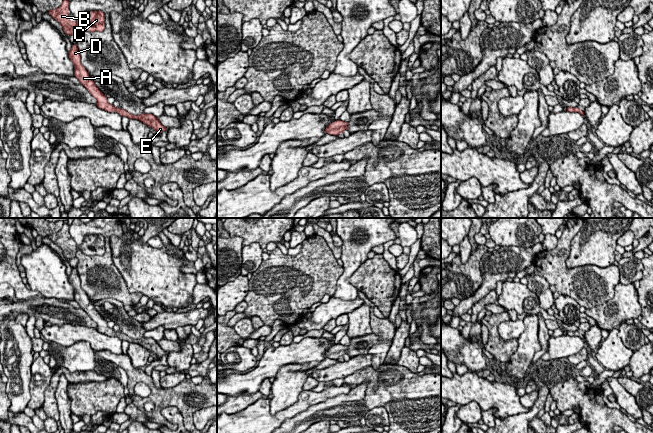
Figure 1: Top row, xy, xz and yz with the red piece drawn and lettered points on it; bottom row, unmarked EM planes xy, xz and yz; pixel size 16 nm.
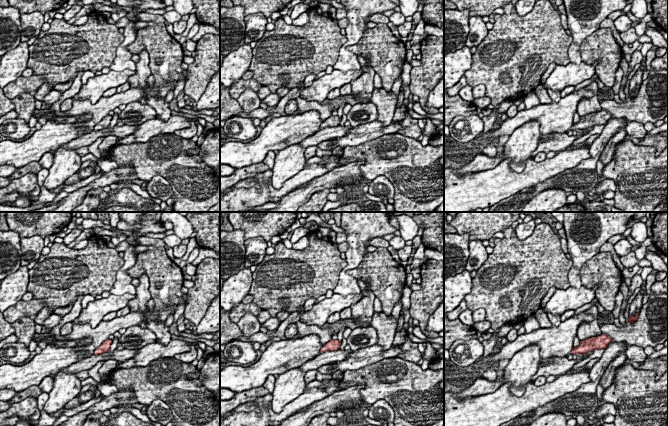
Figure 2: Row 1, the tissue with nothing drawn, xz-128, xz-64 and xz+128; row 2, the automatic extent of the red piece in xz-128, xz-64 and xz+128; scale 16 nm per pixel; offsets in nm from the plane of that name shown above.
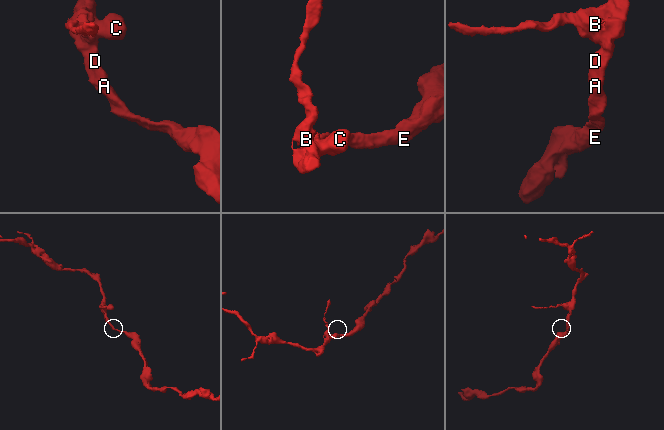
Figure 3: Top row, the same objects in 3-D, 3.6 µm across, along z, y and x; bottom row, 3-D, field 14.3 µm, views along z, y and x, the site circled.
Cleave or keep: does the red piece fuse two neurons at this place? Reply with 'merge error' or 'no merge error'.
no merge error

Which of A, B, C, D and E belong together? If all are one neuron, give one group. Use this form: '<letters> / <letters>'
A B C D E

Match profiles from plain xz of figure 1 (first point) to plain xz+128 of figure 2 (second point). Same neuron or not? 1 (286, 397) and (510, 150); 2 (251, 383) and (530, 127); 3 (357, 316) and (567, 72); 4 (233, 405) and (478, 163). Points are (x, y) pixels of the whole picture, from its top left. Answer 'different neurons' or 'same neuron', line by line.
1: same neuron
2: different neurons
3: different neurons
4: same neuron

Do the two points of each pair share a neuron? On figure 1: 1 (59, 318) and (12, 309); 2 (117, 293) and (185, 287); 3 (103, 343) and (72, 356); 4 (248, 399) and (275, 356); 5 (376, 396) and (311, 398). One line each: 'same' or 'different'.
1: same
2: different
3: different
4: different
5: different

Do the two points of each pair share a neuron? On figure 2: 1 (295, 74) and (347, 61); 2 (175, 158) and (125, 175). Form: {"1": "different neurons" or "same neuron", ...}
{"1": "different neurons", "2": "different neurons"}

